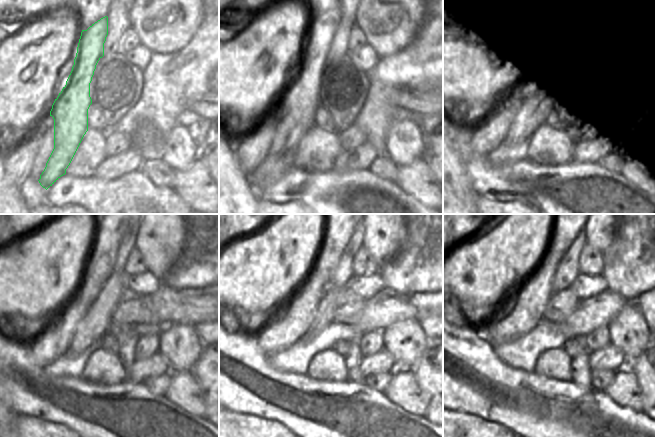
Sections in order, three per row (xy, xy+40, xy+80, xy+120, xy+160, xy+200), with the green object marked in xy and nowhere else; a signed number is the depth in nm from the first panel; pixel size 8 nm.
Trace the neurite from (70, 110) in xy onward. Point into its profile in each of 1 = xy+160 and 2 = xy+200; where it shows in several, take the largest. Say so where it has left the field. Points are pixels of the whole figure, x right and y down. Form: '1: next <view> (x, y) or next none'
1: next xy+160 (337, 234)
2: next xy+200 (563, 234)

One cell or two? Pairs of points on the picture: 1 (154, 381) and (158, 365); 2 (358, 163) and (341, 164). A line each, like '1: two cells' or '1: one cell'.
1: two cells
2: one cell

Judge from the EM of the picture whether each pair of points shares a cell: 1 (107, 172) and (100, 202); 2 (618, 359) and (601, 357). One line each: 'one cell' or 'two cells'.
1: two cells
2: one cell

